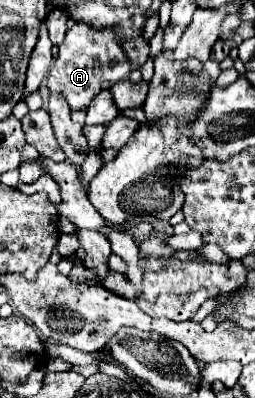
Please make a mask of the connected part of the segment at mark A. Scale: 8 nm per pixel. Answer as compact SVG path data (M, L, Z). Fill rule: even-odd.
M76 22L74 26L70 26L64 42L60 44L60 54L48 74L48 88L62 94L72 110L86 110L96 94L128 78L128 74L130 60L126 58L114 28L96 30L86 22Z

